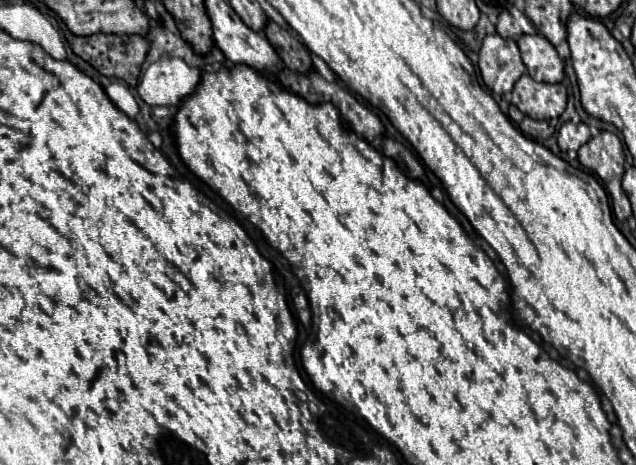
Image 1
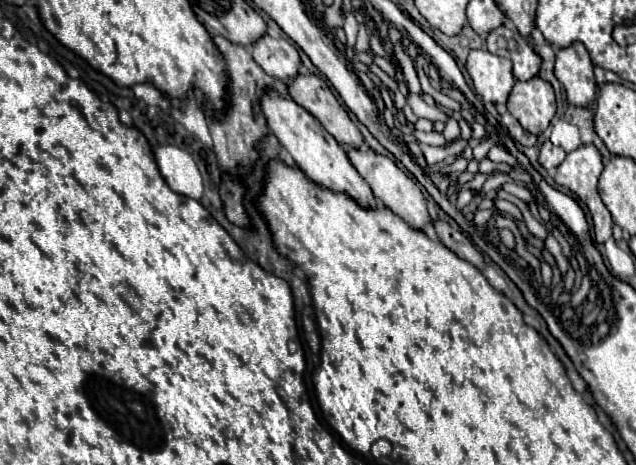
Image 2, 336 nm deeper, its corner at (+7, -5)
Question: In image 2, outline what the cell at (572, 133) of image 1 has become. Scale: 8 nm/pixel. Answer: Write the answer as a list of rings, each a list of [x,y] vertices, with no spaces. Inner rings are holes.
[[[545,140],[539,150],[539,164],[545,170],[553,170],[561,164],[561,160],[565,160],[565,150],[559,146],[553,146],[549,140]]]

